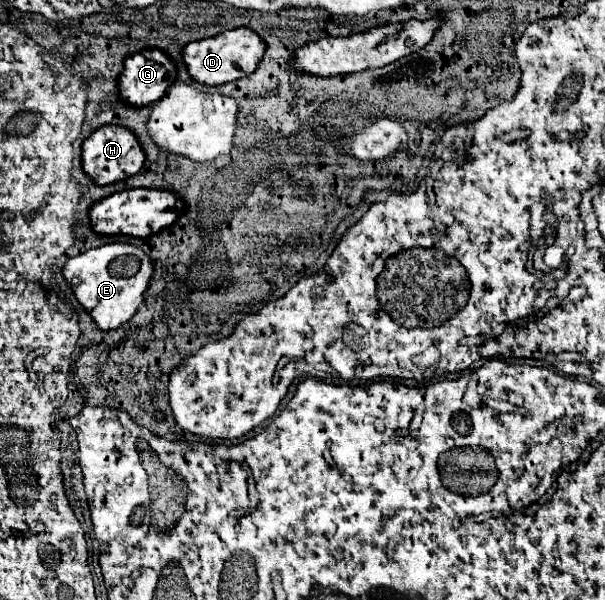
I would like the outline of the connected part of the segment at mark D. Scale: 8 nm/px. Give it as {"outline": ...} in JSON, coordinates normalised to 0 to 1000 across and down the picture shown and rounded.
{"outline":[[[392,45],[392,48],[382,48],[382,52],[362,55],[355,62],[312,72],[302,85],[302,98],[309,105],[309,115],[312,115],[316,128],[326,132],[329,138],[369,142],[369,138],[379,138],[379,135],[415,125],[425,115],[428,102],[435,98],[438,82],[441,82],[438,68],[418,48]]]}

